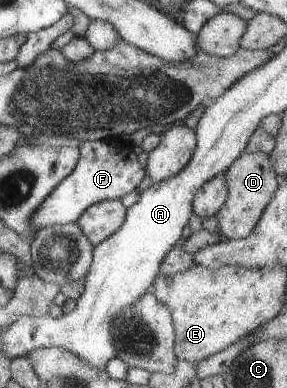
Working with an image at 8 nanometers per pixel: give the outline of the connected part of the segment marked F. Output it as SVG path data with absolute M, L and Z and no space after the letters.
M108 140L83 141L79 145L80 157L77 166L41 202L30 218L37 229L51 225L64 226L77 222L92 204L120 199L135 190L146 175L146 169L137 161L131 145L112 150Z

